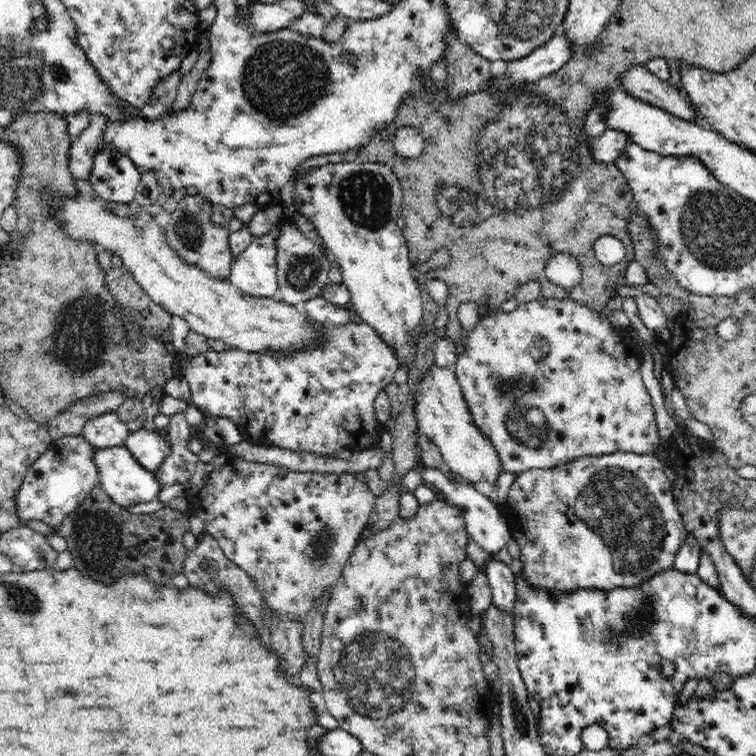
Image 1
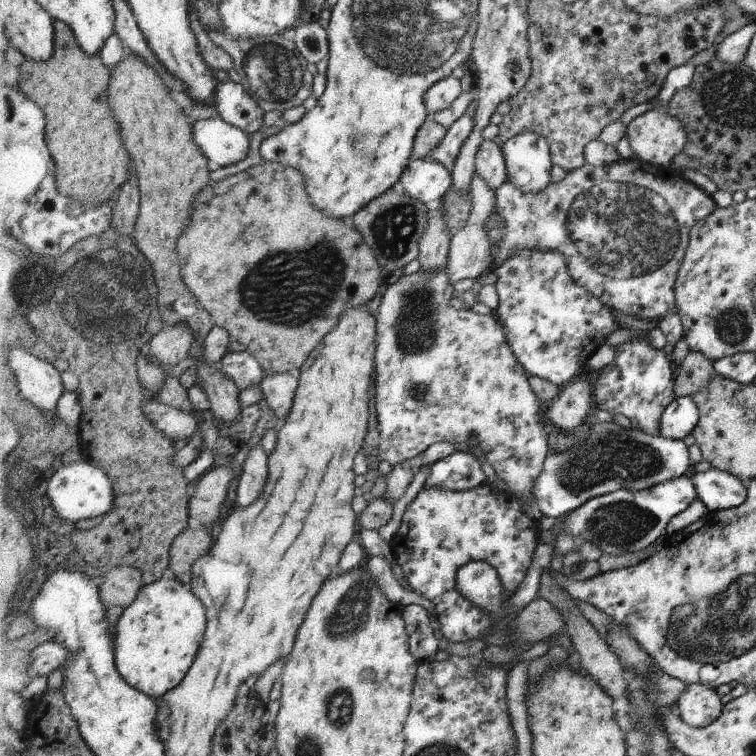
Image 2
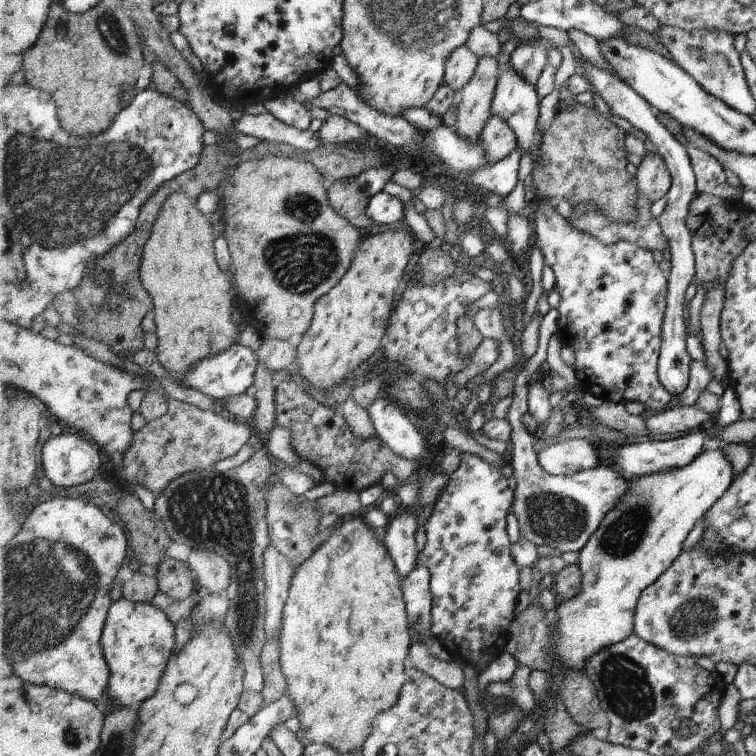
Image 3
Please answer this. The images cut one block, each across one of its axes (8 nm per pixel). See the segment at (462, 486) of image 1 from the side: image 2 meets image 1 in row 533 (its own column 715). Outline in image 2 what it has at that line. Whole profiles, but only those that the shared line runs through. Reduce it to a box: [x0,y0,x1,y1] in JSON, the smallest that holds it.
[690,467,747,511]

